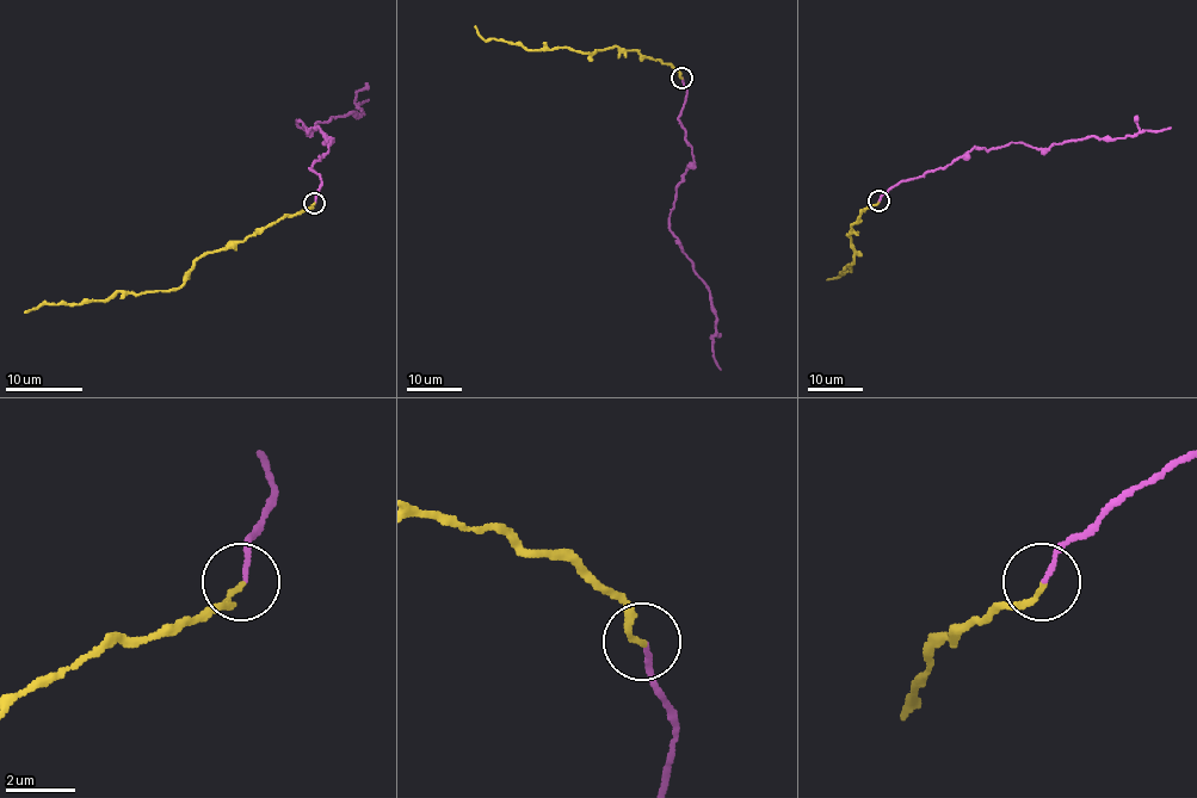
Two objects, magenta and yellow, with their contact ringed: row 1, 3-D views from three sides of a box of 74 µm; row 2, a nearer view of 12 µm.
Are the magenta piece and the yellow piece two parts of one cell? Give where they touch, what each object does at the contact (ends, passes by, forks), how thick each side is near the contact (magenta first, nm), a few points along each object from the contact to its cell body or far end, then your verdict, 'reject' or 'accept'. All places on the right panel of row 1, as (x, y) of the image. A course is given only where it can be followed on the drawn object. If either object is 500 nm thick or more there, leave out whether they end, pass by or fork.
(878, 200) | magenta ends | yellow ends | 120/140 nm | magenta via (878, 200), (898, 184), (950, 165), (975, 147), (1049, 148), (1090, 136), (1171, 128) | yellow via (878, 200), (861, 214), (846, 235), (855, 252), (853, 263), (847, 265), (850, 264), (850, 271), (827, 279) | reject

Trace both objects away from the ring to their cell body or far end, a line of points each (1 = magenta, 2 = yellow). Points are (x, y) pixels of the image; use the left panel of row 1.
1: (315, 202), (321, 179), (310, 167), (331, 140), (296, 121), (314, 129), (362, 113), (358, 104), (368, 99)
2: (314, 202), (298, 214), (202, 254), (177, 289), (133, 295), (115, 291), (103, 301), (24, 311)

